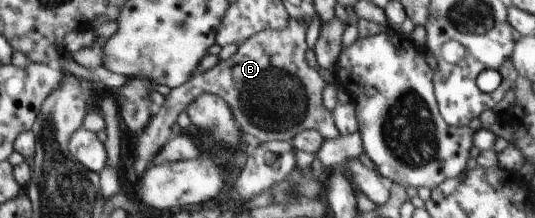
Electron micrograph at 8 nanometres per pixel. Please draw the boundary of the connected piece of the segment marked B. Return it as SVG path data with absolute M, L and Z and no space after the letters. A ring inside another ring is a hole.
M290 17L282 30L254 33L238 45L236 52L218 62L206 72L193 75L179 87L171 88L163 103L154 109L149 125L137 136L133 167L137 177L152 164L156 151L172 137L171 125L185 112L188 105L201 94L224 98L235 115L236 124L244 133L261 142L283 140L290 142L296 133L316 129L323 139L339 135L332 113L323 104L323 79L315 68L305 63L305 22Z

